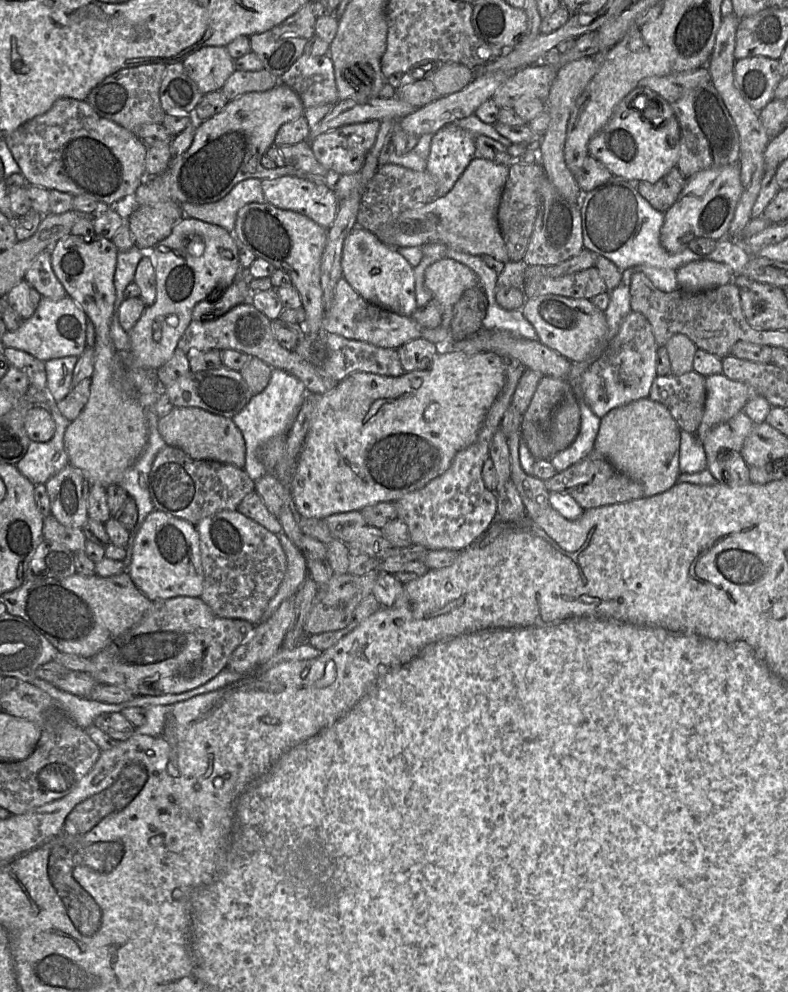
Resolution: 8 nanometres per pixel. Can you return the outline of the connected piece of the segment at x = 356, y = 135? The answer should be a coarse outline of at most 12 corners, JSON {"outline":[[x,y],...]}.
{"outline":[[380,122],[346,124],[309,141],[332,176],[359,172]]}

